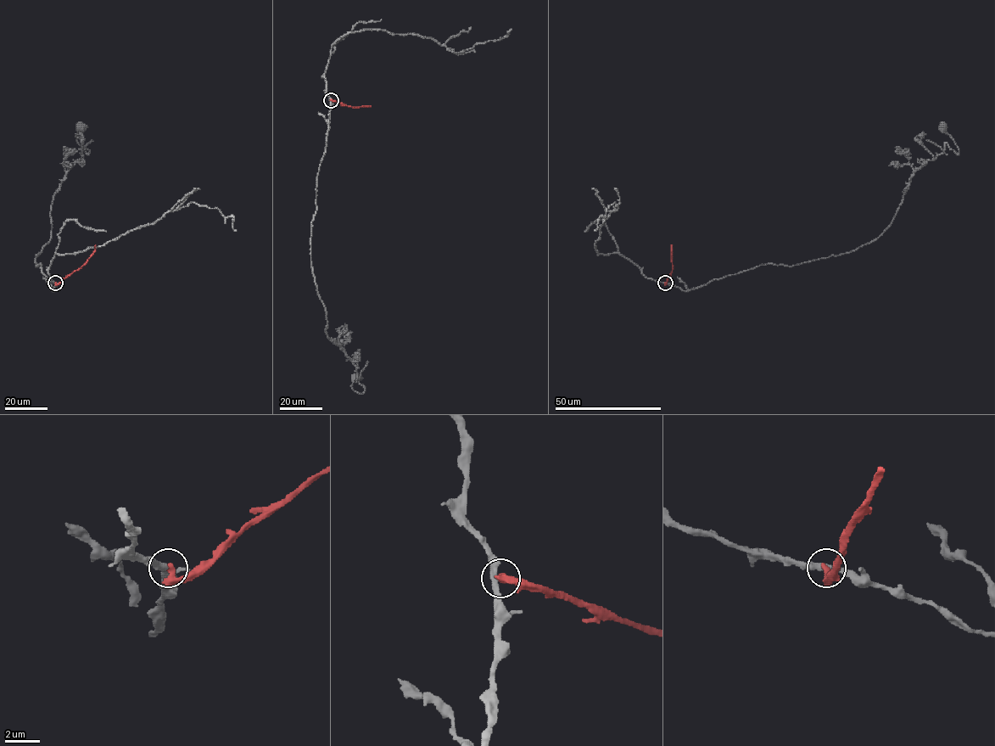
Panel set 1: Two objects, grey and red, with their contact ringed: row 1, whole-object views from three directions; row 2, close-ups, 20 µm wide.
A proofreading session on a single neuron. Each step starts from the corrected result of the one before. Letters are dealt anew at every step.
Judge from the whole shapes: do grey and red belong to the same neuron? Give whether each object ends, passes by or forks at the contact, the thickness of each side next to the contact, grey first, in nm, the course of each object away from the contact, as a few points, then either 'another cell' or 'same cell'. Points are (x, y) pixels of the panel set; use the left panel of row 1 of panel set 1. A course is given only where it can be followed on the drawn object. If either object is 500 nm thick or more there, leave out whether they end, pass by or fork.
grey passes by; red ends there; 320 nm thick on the grey side, 460 nm on the other; grey runs (55, 283), (53, 291), (36, 256), (50, 240), (53, 195), (83, 143), (90, 151), (78, 143), (81, 126); red runs (55, 283), (59, 283), (78, 269), (94, 251), (95, 244); another cell

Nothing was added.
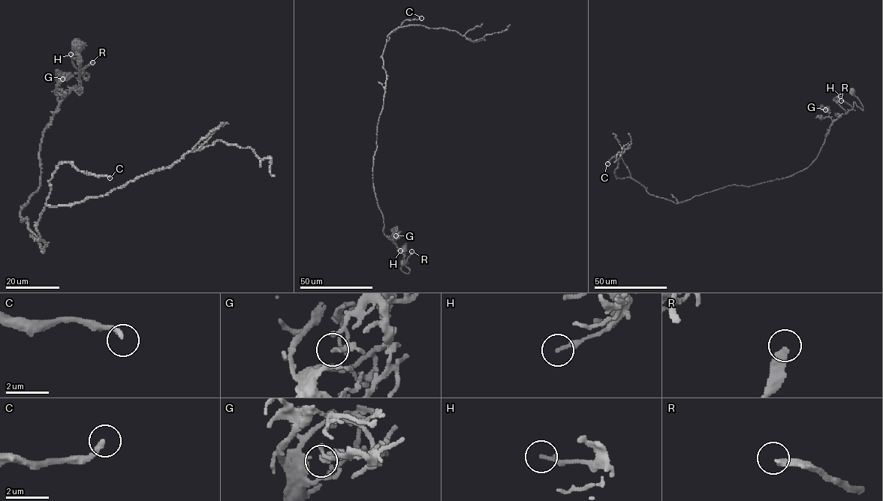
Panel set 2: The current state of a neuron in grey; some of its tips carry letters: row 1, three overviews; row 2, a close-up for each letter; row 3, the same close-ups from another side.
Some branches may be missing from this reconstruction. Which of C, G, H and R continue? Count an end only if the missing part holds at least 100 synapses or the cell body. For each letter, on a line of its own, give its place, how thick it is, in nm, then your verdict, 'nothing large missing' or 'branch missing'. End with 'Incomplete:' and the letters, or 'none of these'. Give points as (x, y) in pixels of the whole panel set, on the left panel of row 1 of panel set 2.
C: place (109, 178); calibre 220 nm; branch missing
G: place (62, 79); calibre 140 nm; nothing large missing
H: place (70, 54); calibre 200 nm; nothing large missing
R: place (92, 62); calibre 360 nm; nothing large missing
Incomplete: C

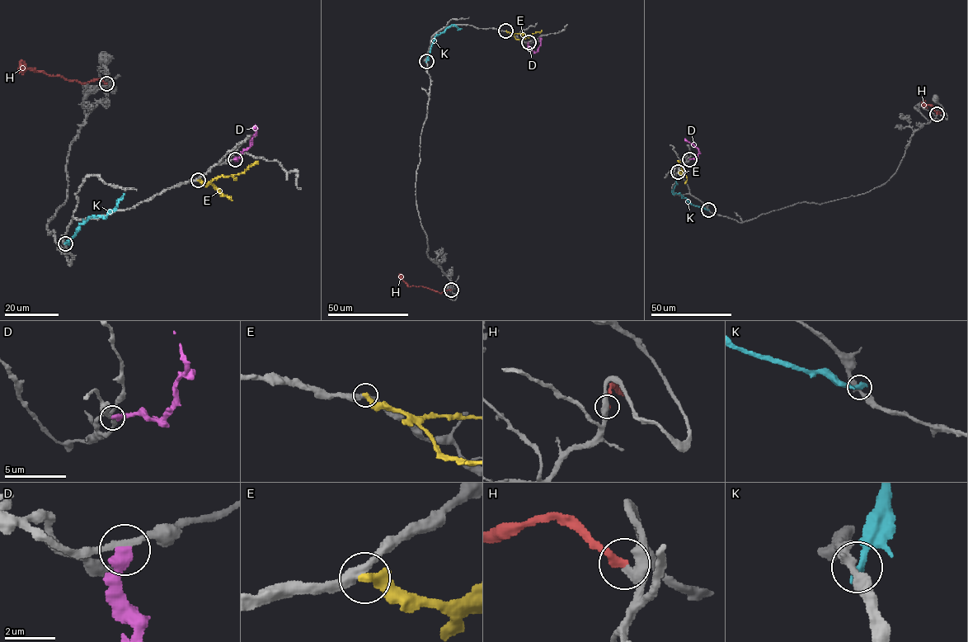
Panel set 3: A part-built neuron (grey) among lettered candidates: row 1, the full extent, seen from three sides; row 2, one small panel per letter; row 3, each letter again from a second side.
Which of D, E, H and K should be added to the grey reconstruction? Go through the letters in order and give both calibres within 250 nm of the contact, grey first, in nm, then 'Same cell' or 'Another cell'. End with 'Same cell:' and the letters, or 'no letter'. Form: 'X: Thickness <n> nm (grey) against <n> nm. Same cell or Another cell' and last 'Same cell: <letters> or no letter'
D: Thickness 240 nm (grey) against 480 nm. Another cell
E: Thickness 380 nm (grey) against 280 nm. Another cell
H: Thickness 360 nm (grey) against 280 nm. Same cell
K: Thickness 360 nm (grey) against 380 nm. Another cell
Same cell: H

